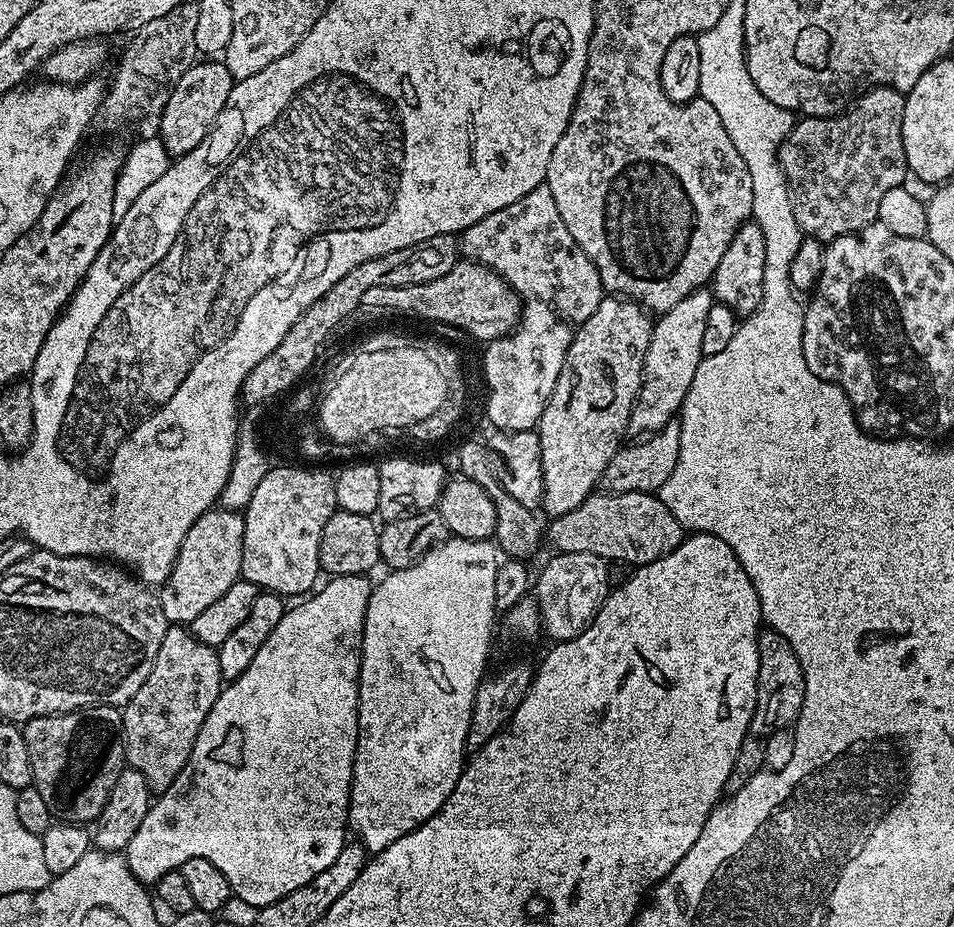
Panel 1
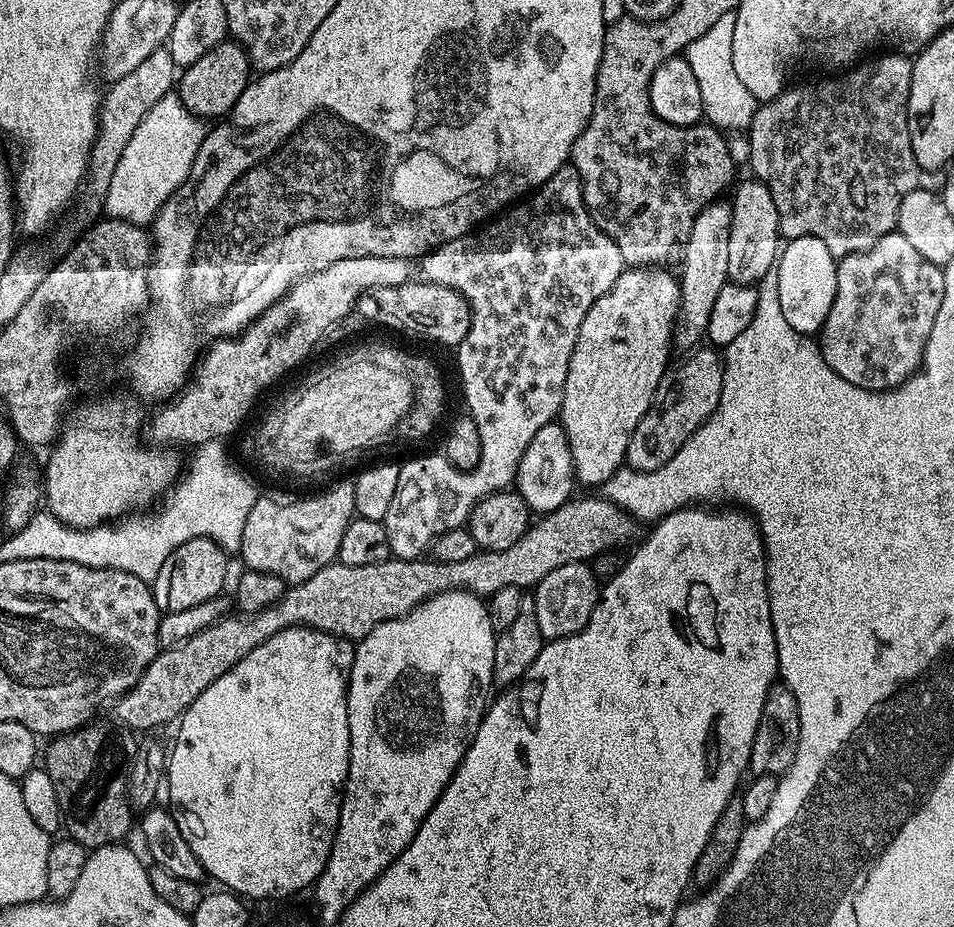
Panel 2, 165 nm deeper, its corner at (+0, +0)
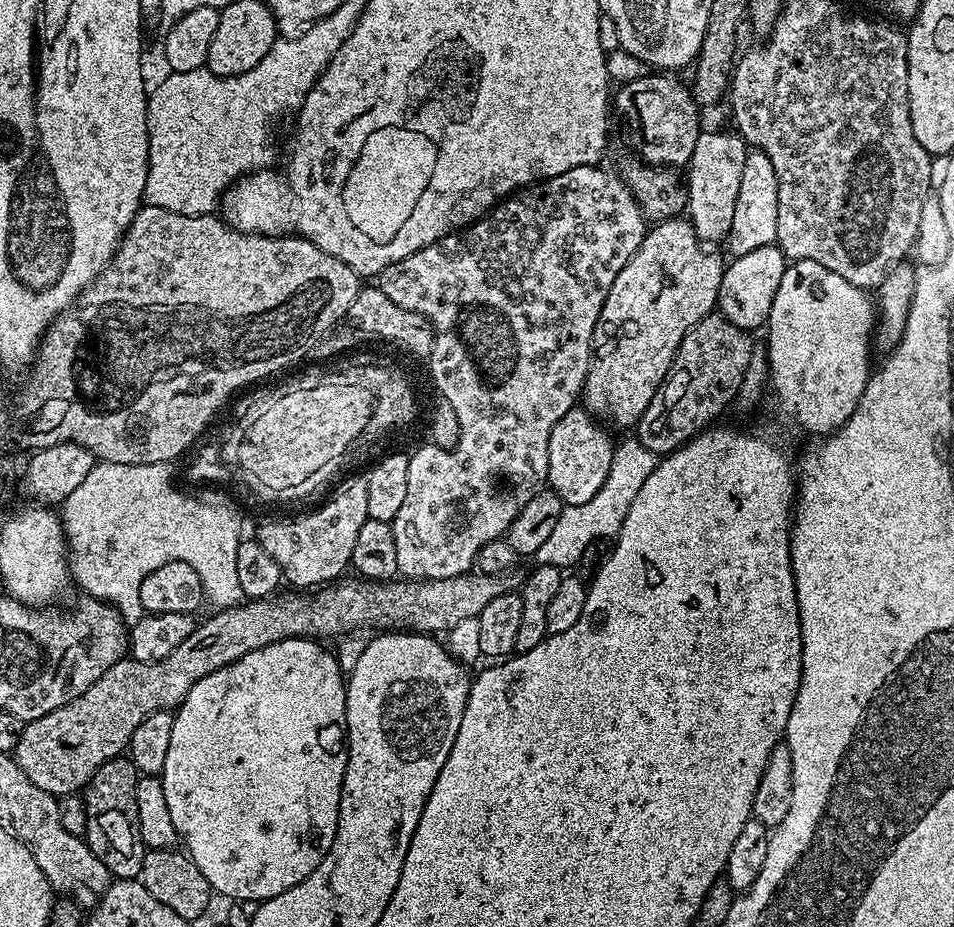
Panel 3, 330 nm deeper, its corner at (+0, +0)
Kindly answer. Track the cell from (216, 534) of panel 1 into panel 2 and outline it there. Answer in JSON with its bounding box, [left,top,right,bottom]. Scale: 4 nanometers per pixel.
[150,538,229,613]

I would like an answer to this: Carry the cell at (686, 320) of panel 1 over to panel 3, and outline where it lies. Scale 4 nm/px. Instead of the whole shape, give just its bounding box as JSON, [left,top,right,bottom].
[686,131,750,242]

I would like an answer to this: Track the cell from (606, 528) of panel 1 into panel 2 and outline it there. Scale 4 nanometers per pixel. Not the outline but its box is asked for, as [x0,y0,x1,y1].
[115,496,637,730]

